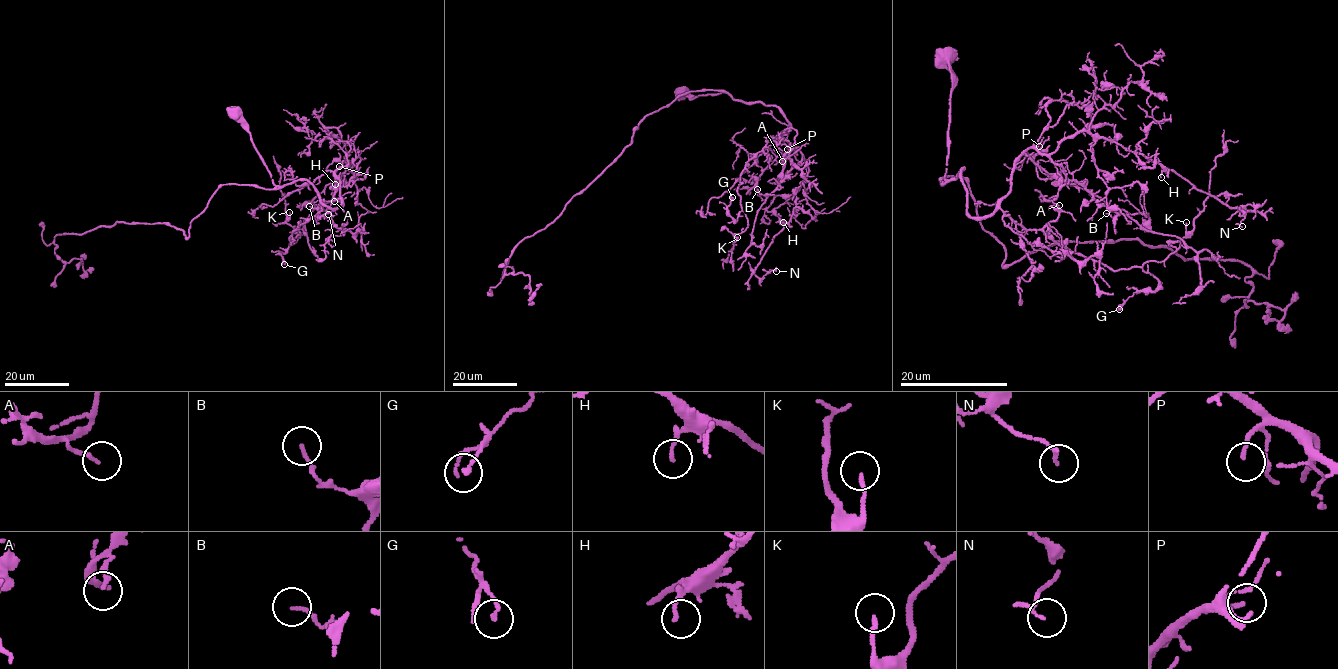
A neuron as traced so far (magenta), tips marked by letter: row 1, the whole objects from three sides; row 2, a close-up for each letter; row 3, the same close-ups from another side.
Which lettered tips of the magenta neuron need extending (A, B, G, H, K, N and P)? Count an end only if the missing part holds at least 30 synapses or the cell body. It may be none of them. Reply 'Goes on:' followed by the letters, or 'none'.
Goes on: P

